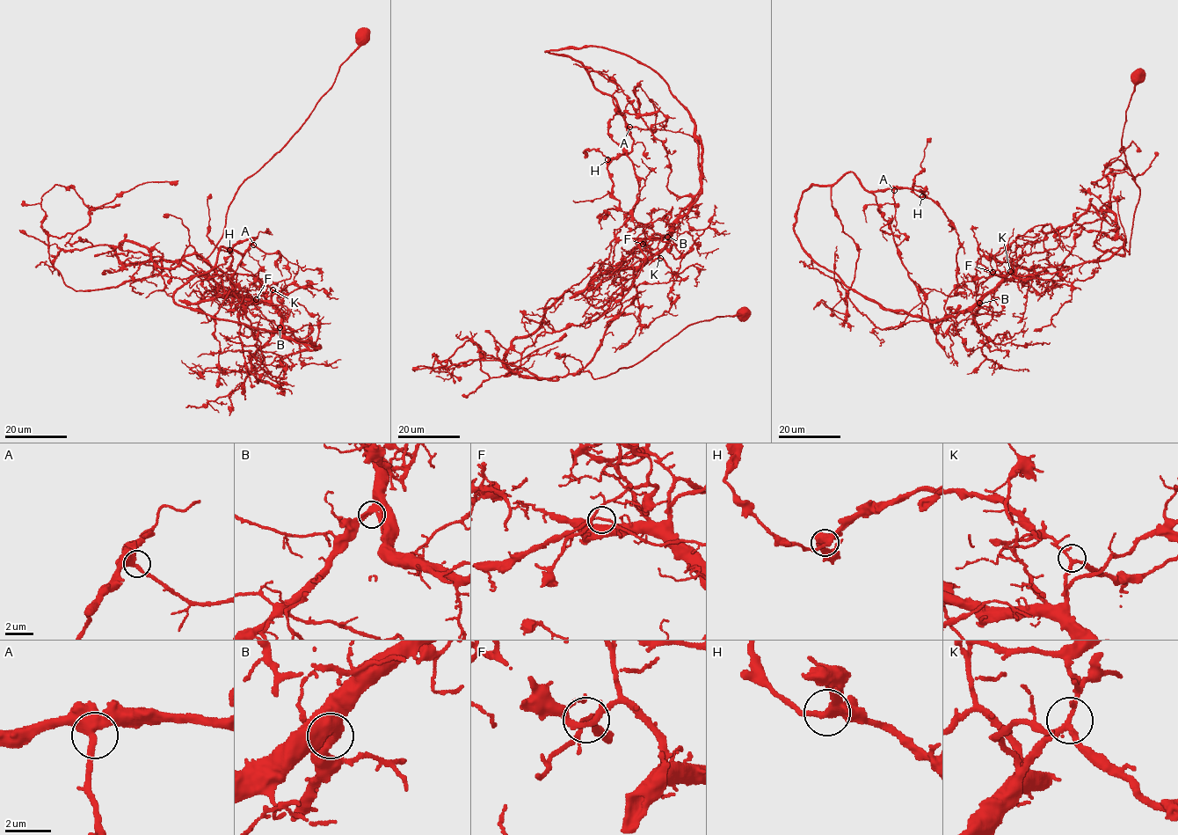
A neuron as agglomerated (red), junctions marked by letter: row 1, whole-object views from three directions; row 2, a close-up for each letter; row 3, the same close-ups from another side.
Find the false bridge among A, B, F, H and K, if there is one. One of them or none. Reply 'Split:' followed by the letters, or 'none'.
Split: F

